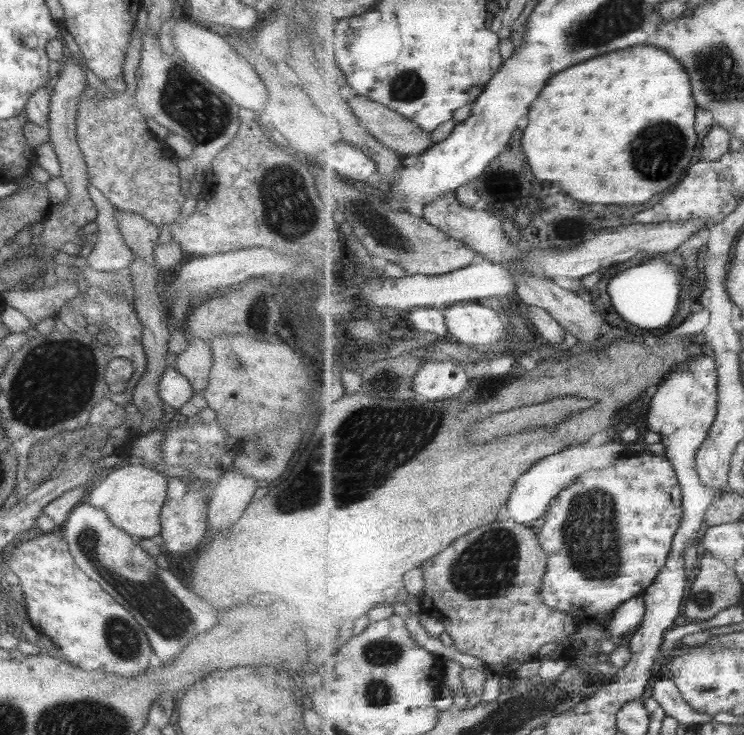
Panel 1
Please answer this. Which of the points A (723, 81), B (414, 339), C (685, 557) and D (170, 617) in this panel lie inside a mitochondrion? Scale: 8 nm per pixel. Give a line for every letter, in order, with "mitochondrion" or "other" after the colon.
A: mitochondrion
B: other
C: other
D: mitochondrion

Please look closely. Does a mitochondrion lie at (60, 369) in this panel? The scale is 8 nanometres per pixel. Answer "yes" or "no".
yes

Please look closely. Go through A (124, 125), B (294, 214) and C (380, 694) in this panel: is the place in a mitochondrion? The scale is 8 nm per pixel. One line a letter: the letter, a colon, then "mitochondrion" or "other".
A: other
B: mitochondrion
C: mitochondrion

